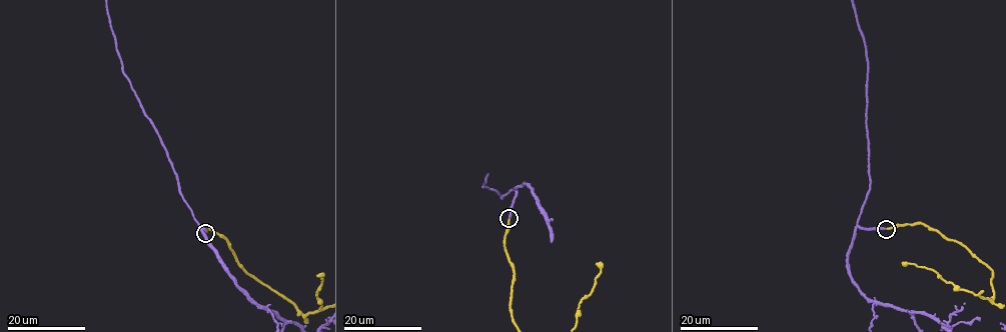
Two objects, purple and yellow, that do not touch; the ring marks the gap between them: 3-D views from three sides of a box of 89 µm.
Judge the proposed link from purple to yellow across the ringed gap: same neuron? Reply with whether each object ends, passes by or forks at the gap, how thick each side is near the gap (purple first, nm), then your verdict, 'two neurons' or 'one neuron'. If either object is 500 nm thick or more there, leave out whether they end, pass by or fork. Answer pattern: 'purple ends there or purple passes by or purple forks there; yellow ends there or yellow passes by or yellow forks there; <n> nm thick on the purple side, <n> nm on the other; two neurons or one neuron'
purple ends there; yellow ends there; 280 nm thick on the purple side, 150 nm on the other; one neuron

